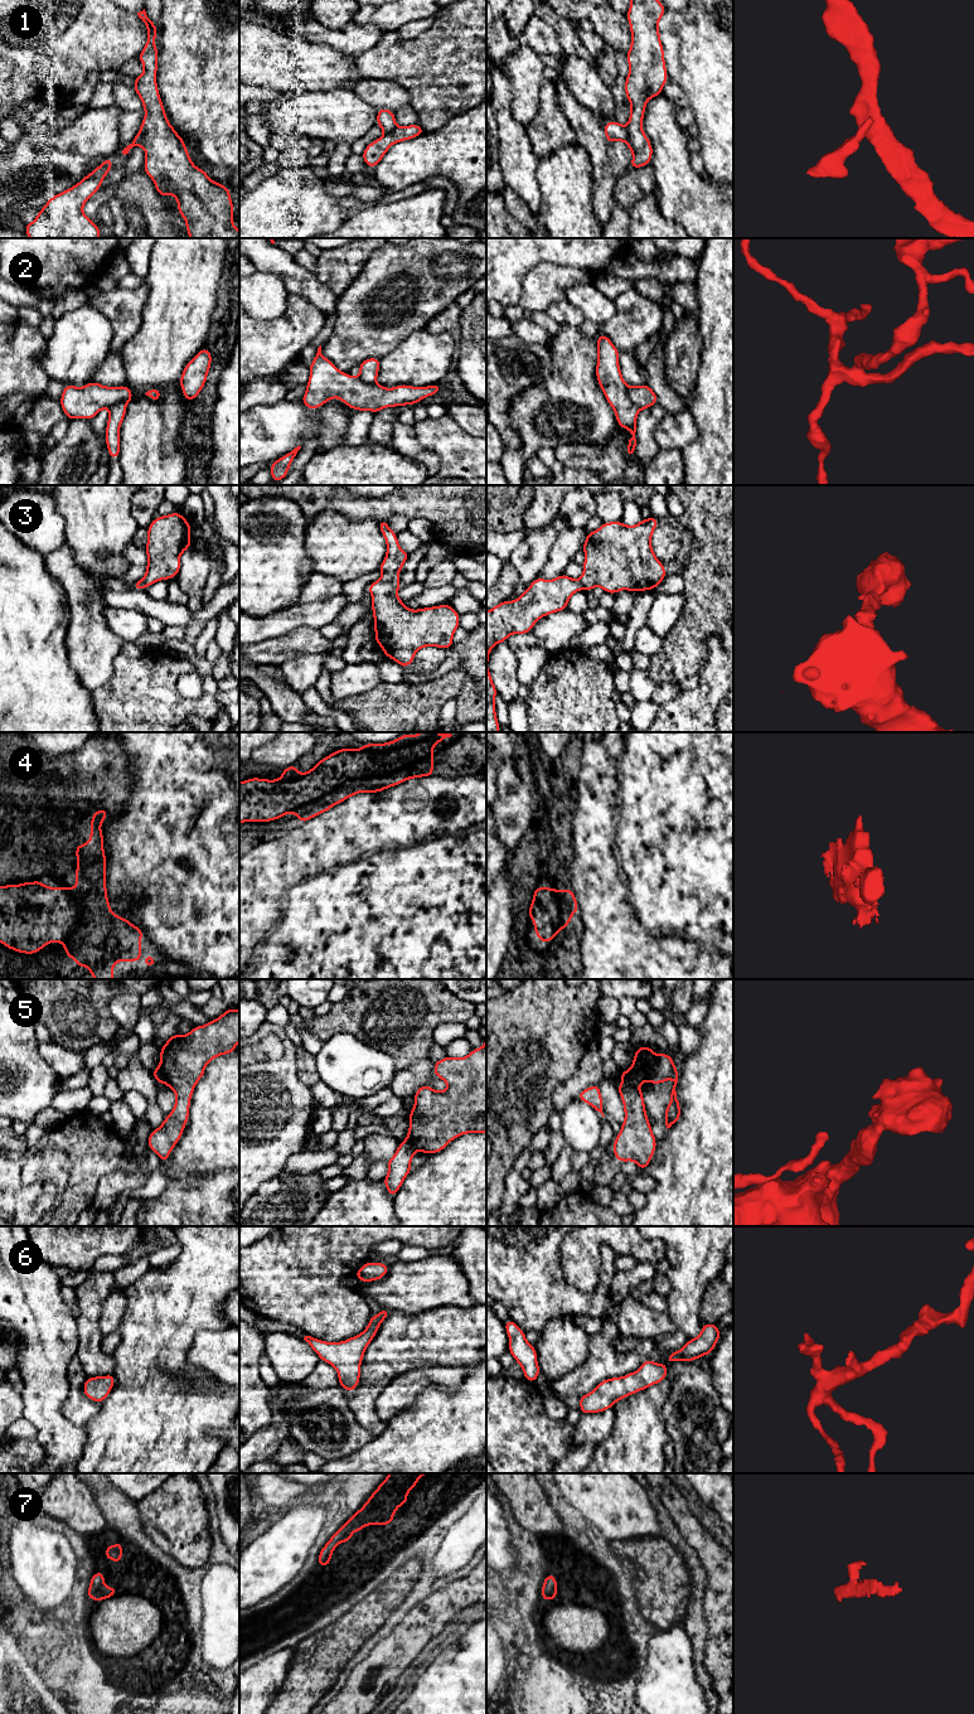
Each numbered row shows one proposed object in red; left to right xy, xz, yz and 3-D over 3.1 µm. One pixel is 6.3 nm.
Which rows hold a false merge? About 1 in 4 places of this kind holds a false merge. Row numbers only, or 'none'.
1, 2, 5

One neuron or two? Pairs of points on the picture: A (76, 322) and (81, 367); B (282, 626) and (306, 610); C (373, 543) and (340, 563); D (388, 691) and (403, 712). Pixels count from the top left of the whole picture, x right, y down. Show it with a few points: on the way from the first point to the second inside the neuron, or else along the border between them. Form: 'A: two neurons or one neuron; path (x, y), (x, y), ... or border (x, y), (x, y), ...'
A: one neuron; path (77, 333), (77, 356)
B: one neuron; path (289, 620), (300, 614)
C: one neuron; path (366, 546), (357, 547), (348, 556)
D: one neuron; path (388, 696), (398, 707)

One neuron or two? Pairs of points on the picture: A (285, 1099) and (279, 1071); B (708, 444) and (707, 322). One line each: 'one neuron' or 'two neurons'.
A: one neuron
B: one neuron

